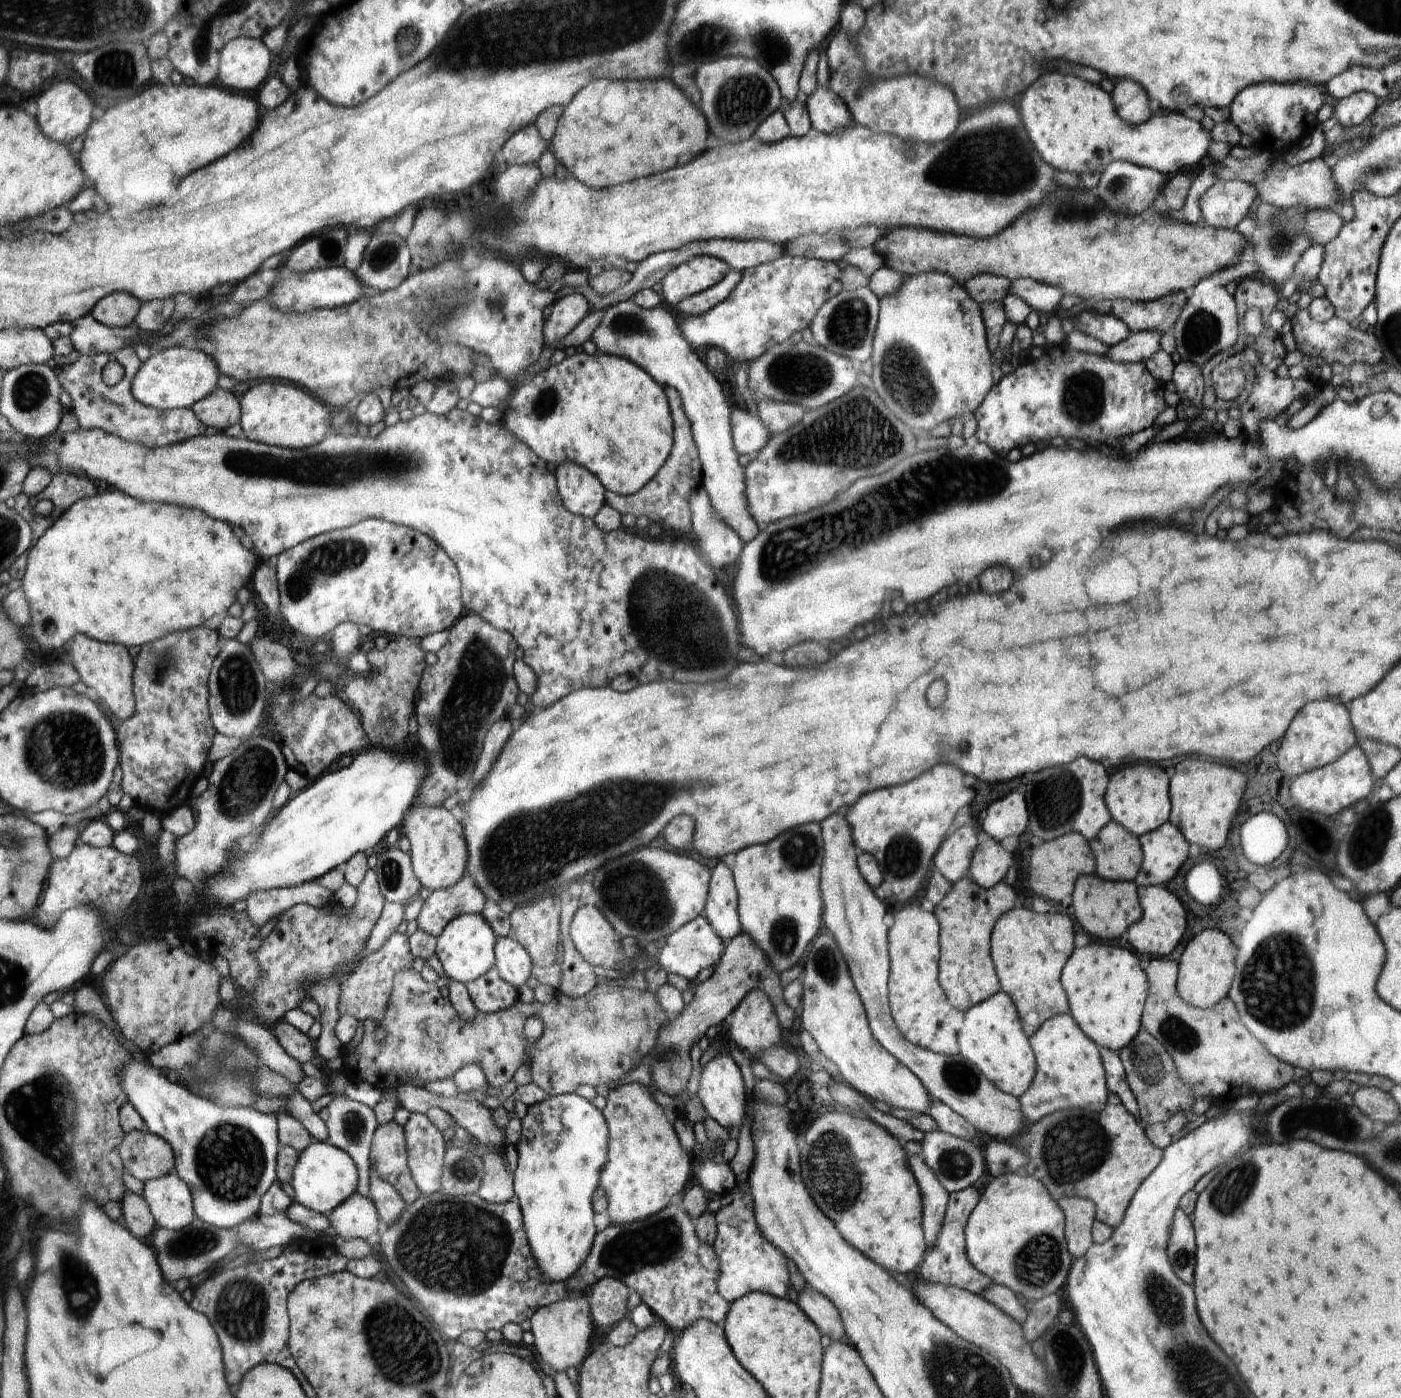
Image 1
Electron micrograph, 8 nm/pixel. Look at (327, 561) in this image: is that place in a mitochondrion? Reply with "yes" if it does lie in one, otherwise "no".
yes

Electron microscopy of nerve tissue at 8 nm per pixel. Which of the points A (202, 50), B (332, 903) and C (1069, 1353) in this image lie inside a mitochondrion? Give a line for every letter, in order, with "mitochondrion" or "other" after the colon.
A: mitochondrion
B: other
C: mitochondrion

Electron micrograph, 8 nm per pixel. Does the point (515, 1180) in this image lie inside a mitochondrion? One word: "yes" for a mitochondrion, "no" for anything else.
no

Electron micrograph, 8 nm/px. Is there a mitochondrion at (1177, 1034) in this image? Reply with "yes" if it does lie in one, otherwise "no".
yes

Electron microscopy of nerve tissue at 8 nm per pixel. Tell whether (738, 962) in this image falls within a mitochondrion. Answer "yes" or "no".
no

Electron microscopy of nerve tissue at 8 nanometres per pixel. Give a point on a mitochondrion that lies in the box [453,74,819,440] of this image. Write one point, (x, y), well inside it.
(627, 325)

